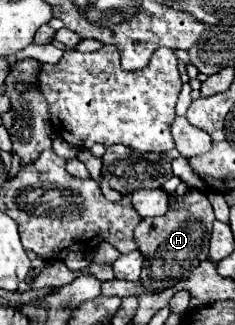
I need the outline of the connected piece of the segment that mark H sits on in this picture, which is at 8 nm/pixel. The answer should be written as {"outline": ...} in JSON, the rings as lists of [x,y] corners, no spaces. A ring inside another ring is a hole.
{"outline":[[[184,182],[170,196],[168,212],[164,216],[142,218],[134,230],[134,242],[146,258],[140,274],[142,286],[148,292],[160,292],[188,278],[188,274],[208,256],[208,240],[214,220],[214,210],[206,194]]]}

